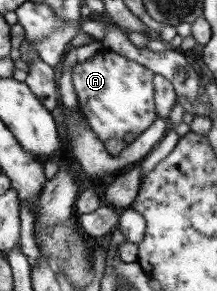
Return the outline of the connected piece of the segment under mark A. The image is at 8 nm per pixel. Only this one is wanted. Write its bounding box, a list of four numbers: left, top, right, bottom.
[71,48,157,157]

